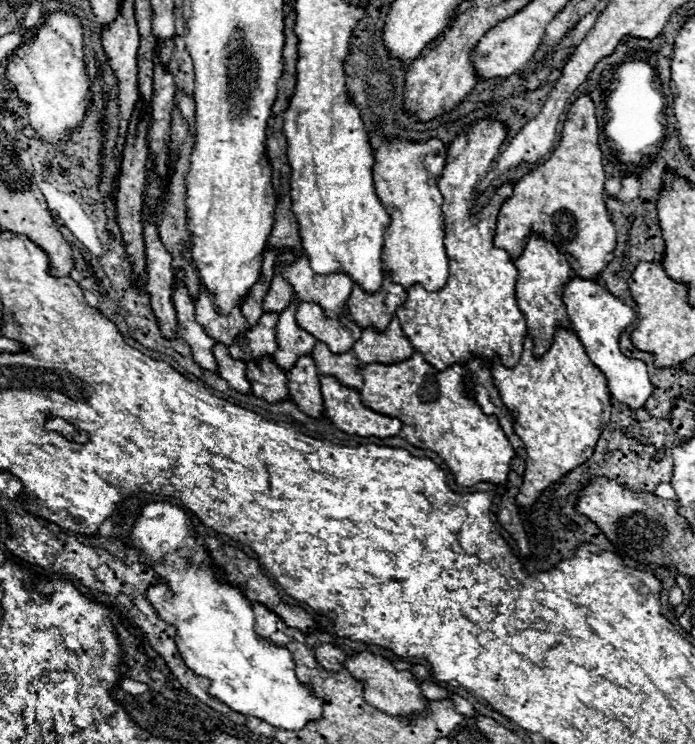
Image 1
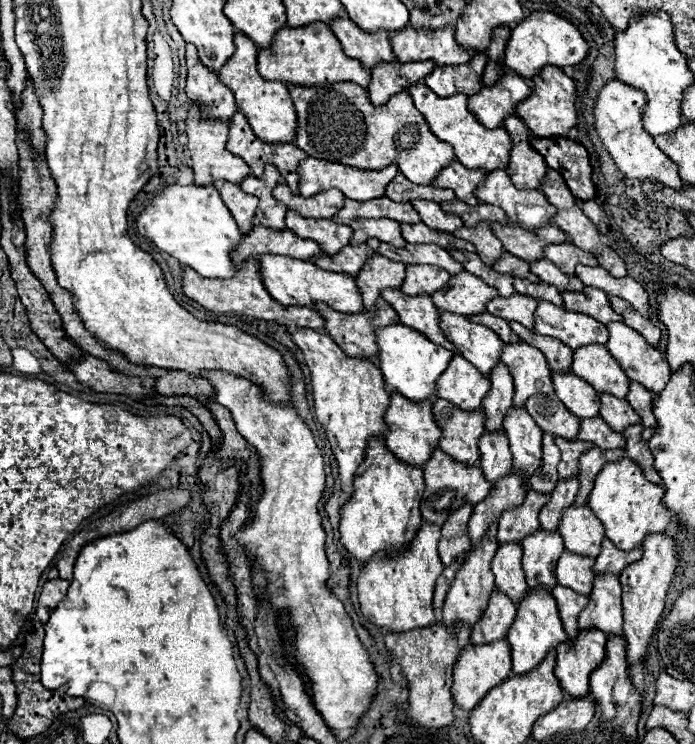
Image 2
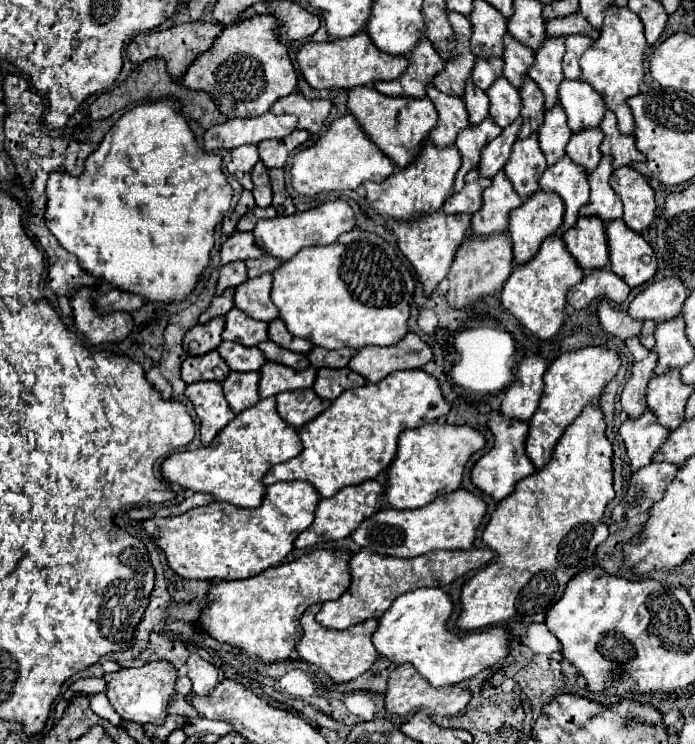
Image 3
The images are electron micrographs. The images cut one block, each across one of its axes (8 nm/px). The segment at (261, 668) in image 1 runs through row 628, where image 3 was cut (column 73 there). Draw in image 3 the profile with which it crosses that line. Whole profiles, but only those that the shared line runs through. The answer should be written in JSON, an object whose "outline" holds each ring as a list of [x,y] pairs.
{"outline":[[[150,102],[150,104],[138,104],[132,110],[128,110],[104,136],[104,140],[100,142],[98,150],[92,152],[86,160],[86,170],[80,176],[68,176],[68,174],[56,174],[52,172],[48,182],[46,182],[46,196],[48,196],[48,204],[46,204],[46,226],[50,228],[50,232],[56,236],[56,240],[78,258],[78,264],[84,268],[84,272],[96,276],[96,278],[104,278],[106,282],[110,282],[114,288],[122,290],[122,292],[130,292],[130,294],[138,294],[150,302],[162,302],[162,304],[172,304],[172,302],[182,302],[186,300],[192,290],[196,288],[200,276],[204,274],[208,262],[210,262],[210,250],[214,248],[214,228],[216,224],[228,214],[230,210],[230,198],[232,198],[232,188],[226,182],[226,176],[222,172],[222,158],[210,152],[204,152],[192,130],[188,128],[186,120],[182,118],[182,114],[176,112],[172,102]]]}

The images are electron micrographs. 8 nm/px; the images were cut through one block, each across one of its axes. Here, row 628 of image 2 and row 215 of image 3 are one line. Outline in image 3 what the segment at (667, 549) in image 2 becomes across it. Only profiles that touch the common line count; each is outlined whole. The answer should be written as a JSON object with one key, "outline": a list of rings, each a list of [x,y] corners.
{"outline":[[[622,166],[620,170],[614,170],[610,178],[610,186],[624,202],[624,222],[634,232],[642,232],[650,226],[656,212],[654,202],[654,190],[646,182],[646,178],[632,170],[630,166]]]}

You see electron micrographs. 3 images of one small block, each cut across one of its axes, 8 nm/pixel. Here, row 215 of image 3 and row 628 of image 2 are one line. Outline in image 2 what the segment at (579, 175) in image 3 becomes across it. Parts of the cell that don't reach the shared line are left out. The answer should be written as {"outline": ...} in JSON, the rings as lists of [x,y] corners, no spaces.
{"outline":[[[554,586],[554,590],[550,590],[550,594],[554,596],[554,600],[558,604],[566,634],[570,638],[576,638],[578,636],[578,616],[584,610],[584,606],[588,604],[588,598],[574,594],[572,590],[564,590],[564,586]]]}

